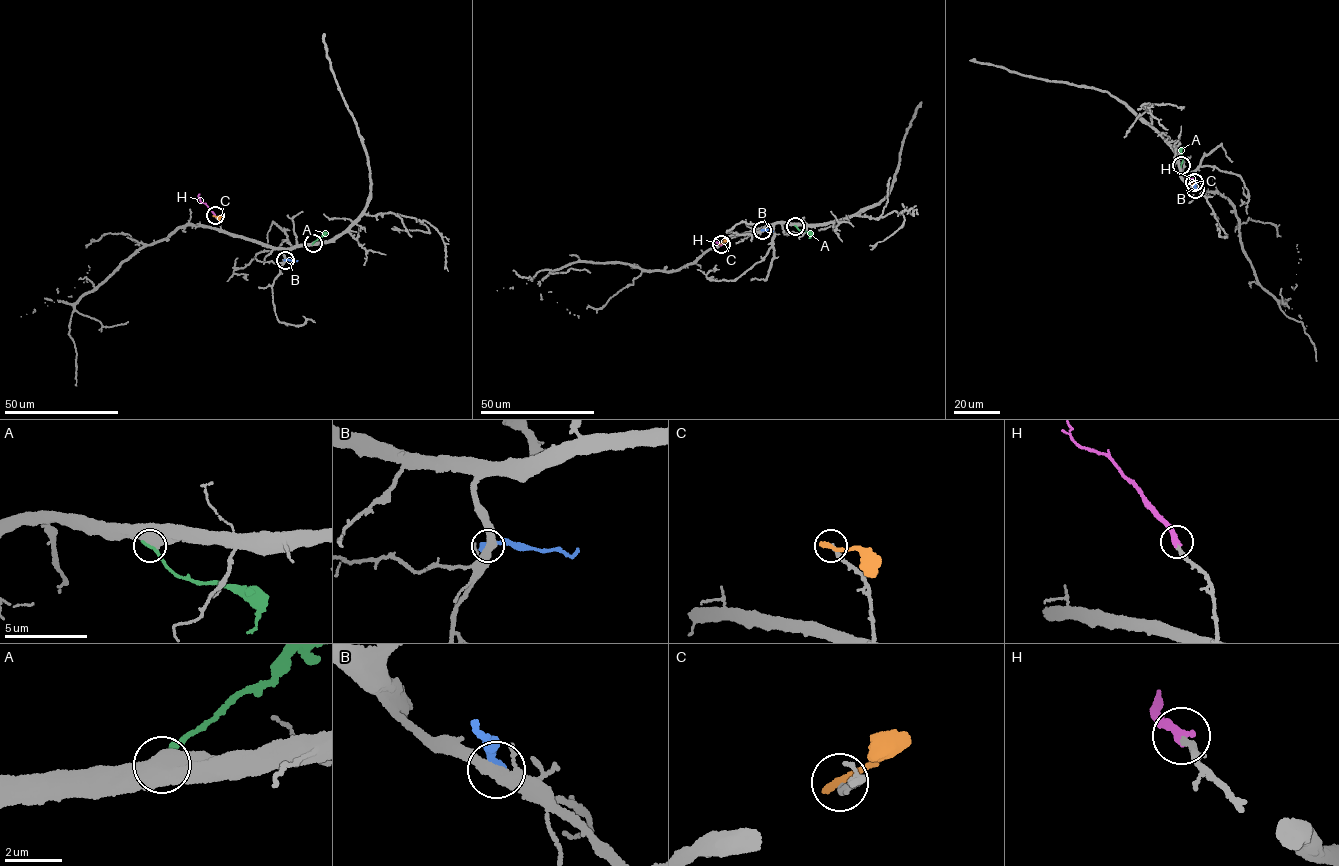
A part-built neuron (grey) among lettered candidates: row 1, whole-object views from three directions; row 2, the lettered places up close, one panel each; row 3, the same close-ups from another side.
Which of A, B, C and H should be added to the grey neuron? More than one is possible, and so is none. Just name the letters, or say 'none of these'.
H

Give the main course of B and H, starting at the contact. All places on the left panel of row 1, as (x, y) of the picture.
B: (284, 260), (297, 260)
H: (215, 216), (201, 201), (199, 194)

